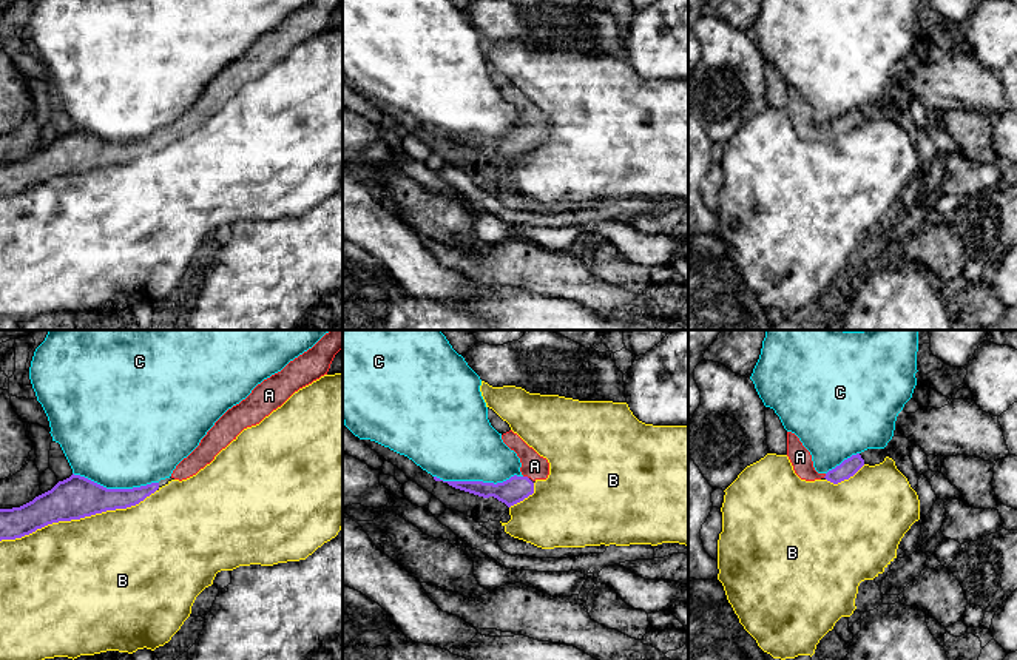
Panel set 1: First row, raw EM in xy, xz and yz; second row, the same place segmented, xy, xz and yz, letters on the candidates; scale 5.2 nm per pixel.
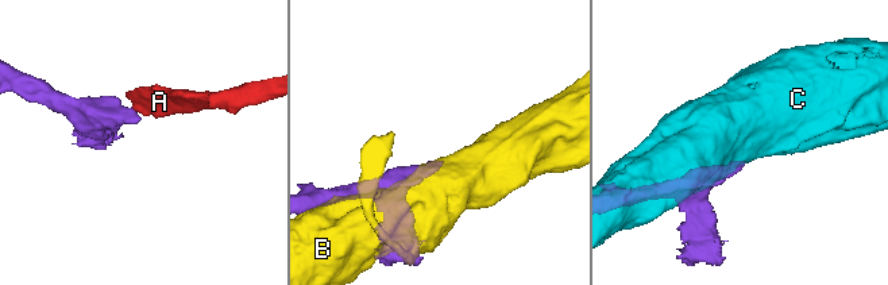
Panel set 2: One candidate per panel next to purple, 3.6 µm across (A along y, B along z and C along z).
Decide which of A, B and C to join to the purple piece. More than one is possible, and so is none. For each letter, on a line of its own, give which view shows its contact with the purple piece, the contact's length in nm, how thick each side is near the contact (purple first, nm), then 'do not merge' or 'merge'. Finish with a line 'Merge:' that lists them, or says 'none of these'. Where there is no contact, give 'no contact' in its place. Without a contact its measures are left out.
A: meets purple in xz; contact 40 nm long; 140 nm thick on the purple side, 130 nm on the other; merge
B: meets purple in xy; contact 900 nm long; 220 nm thick on the purple side, 500 nm on the other; do not merge
C: meets purple in xz; contact 460 nm long; 140 nm thick on the purple side, 420 nm on the other; do not merge
Merge: A

